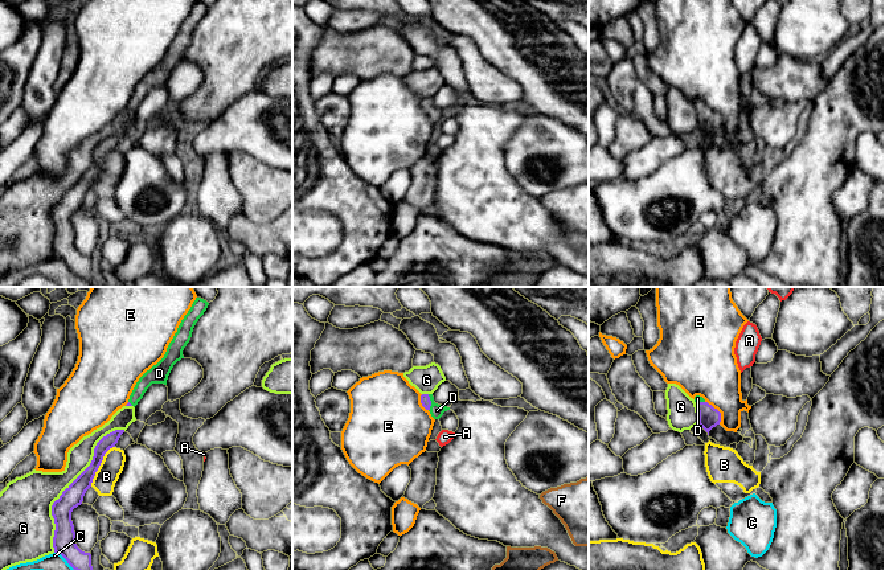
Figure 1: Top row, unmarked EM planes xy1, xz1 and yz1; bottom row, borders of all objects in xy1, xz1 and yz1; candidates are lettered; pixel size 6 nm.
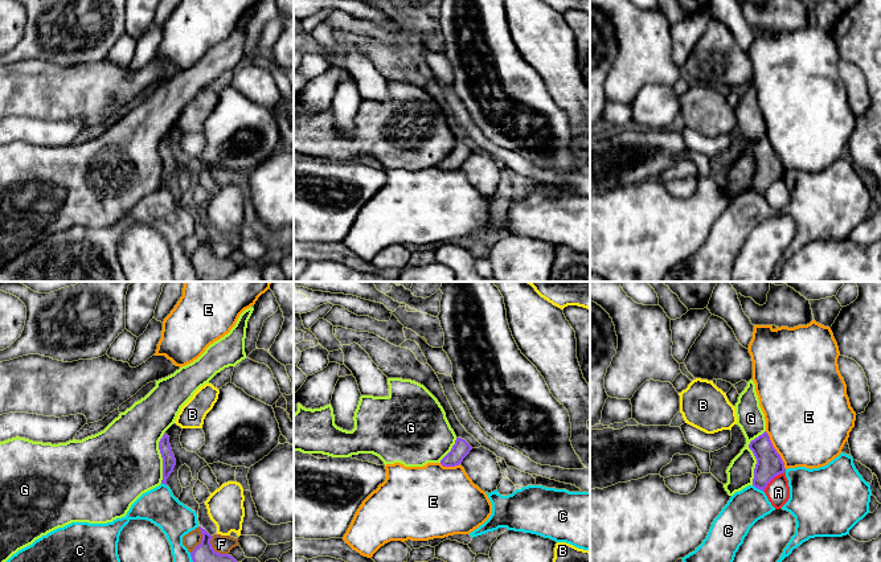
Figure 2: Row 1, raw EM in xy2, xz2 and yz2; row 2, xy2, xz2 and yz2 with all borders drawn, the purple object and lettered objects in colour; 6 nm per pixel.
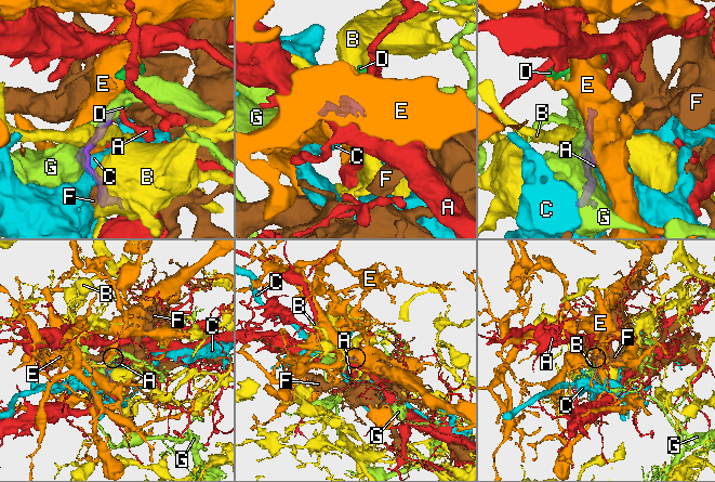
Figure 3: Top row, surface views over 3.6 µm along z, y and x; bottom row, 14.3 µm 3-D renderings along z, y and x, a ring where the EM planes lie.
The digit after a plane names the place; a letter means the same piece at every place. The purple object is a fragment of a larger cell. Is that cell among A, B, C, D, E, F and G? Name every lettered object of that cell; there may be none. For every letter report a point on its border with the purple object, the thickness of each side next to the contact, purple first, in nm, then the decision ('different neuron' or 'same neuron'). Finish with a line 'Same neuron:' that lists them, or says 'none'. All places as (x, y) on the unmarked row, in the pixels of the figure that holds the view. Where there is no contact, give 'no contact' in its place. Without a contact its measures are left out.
A: yz2 (771, 183) | 160/140 nm | different neuron
B: xy1 (99, 168) | 130/140 nm | different neuron
C: yz2 (758, 192) | 160/220 nm | different neuron
D: xz1 (430, 106) | 60/80 nm | same neuron
E: yz2 (775, 154) | 160/500 nm | different neuron
F: xy2 (213, 253) | 170/110 nm | different neuron
G: xy1 (70, 188) | 130/260 nm | different neuron
Same neuron: D

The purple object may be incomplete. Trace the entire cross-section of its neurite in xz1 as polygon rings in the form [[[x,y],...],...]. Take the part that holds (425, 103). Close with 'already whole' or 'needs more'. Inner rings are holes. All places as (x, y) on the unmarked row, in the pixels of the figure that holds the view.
[[[422,98],[421,99],[422,110],[430,115],[434,123],[439,123],[444,115],[450,114],[447,110],[442,110],[434,106],[433,98]]]; needs more

